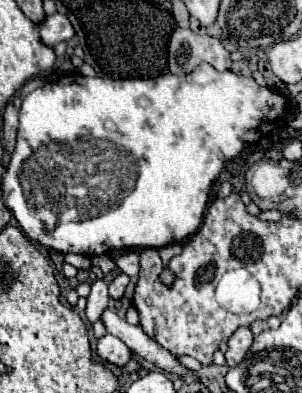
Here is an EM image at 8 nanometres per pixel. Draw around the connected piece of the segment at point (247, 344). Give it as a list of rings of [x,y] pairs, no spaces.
[[[239,328],[231,338],[229,338],[229,350],[225,352],[227,358],[227,366],[235,368],[239,364],[239,360],[243,360],[243,356],[247,354],[247,348],[251,348],[251,340],[253,340],[253,332],[251,328]]]

